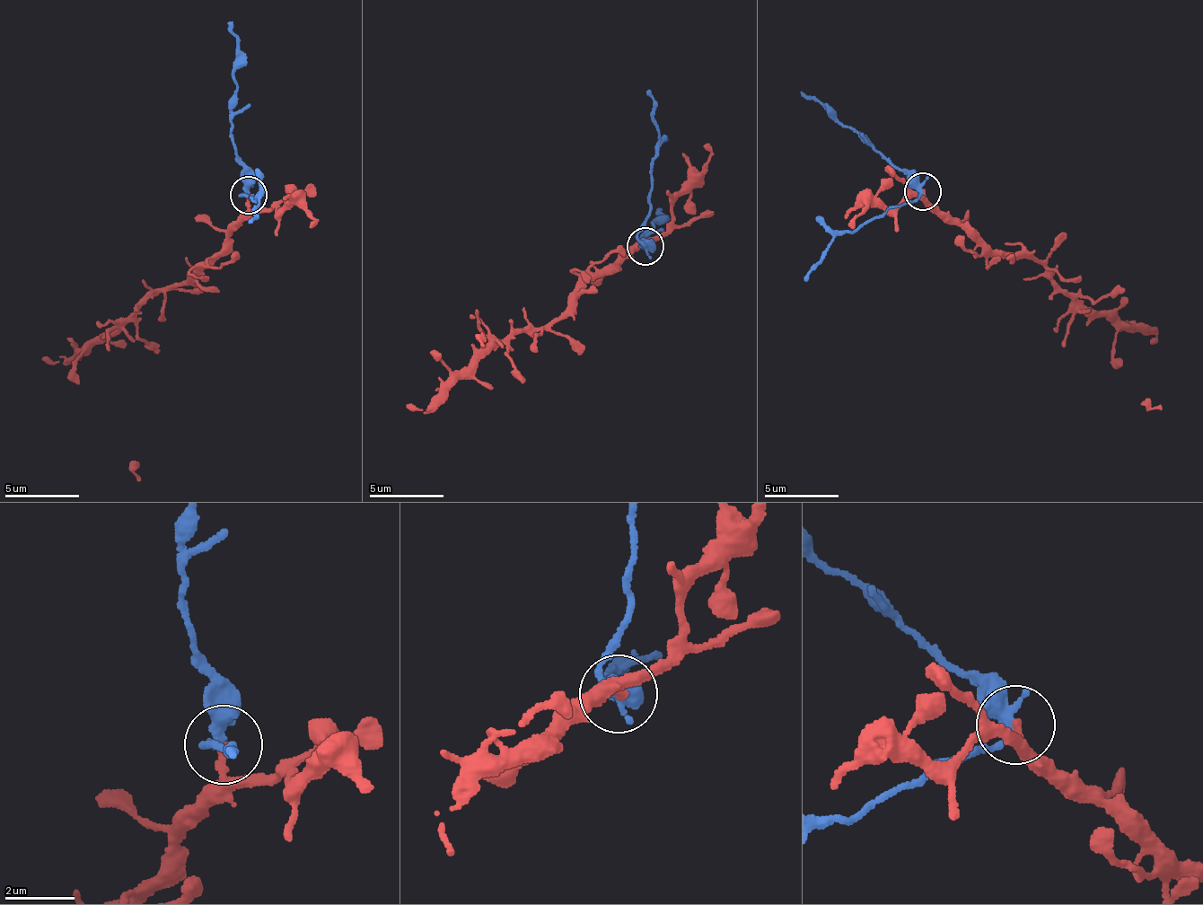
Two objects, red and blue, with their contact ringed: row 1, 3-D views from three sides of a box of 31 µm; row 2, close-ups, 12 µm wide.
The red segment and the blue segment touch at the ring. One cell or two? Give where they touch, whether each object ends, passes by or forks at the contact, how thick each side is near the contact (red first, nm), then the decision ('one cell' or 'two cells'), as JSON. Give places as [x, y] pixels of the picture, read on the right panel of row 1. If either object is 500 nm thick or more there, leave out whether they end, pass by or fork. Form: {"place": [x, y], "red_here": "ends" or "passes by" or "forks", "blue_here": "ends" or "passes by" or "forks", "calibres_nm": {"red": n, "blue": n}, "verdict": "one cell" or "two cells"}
{"place": [923, 191], "red_here": "ends", "blue_here": "passes by", "calibres_nm": {"red": 200, "blue": 280}, "verdict": "two cells"}

